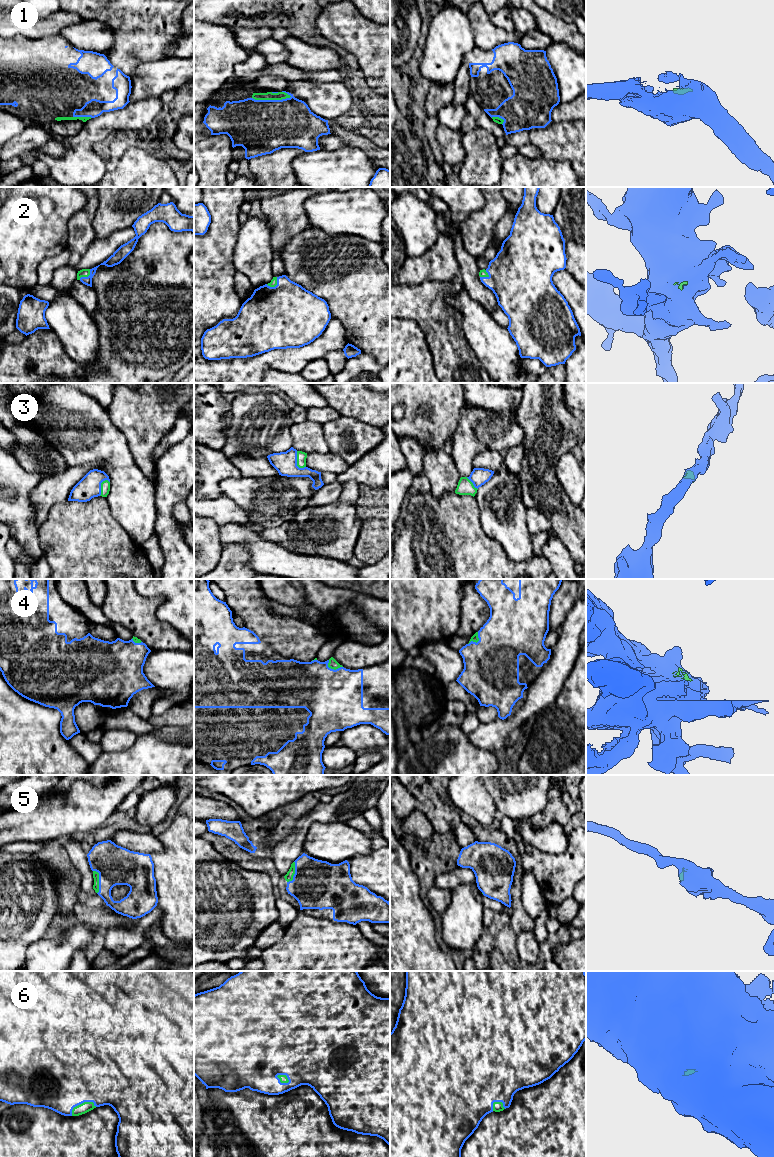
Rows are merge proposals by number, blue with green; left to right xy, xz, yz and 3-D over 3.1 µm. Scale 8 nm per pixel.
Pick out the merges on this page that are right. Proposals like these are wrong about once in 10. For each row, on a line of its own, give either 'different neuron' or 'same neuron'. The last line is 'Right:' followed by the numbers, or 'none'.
1: same neuron
2: same neuron
3: same neuron
4: same neuron
5: same neuron
6: same neuron
Right: 1, 2, 3, 4, 5, 6

